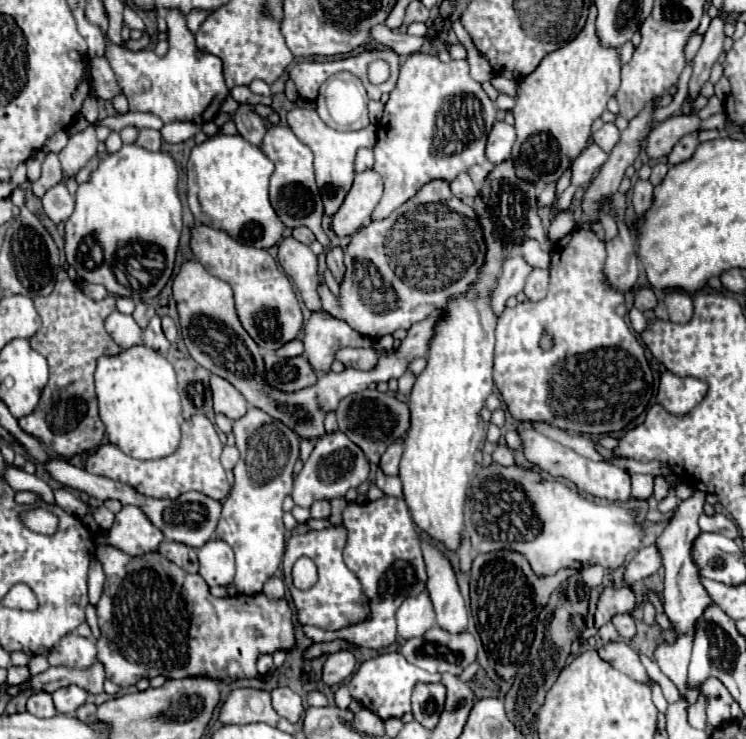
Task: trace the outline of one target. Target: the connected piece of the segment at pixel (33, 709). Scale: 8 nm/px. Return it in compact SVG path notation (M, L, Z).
M37 691L29 697L27 711L33 715L39 715L39 717L55 717L57 715L57 709L53 705L53 697L45 691Z

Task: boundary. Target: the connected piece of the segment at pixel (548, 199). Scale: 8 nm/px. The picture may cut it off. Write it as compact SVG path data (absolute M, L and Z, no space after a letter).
M547 183L541 191L539 191L539 205L551 205L555 201L555 183Z

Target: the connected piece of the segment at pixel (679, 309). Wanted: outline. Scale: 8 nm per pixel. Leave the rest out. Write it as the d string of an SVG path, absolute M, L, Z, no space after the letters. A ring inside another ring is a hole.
M673 289L665 295L665 307L669 320L674 323L687 323L693 316L693 300L689 293Z

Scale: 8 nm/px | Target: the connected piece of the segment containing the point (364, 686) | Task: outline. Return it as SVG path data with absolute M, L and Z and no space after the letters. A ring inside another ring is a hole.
M383 653L375 659L365 661L355 671L355 675L351 677L351 683L347 687L353 695L353 699L361 701L365 709L373 711L381 719L389 719L389 717L401 717L405 711L411 709L411 691L417 681L435 683L435 681L441 681L441 673L427 673L427 671L407 663L401 653Z

